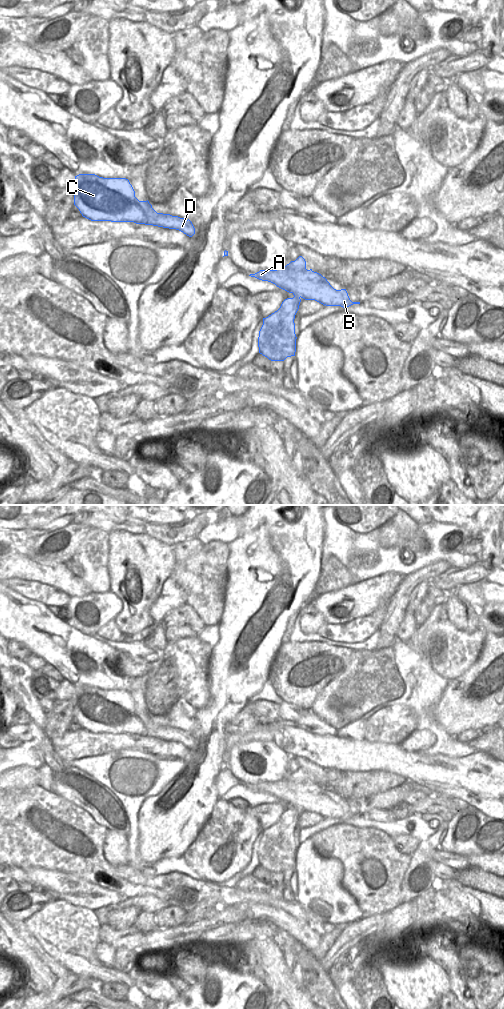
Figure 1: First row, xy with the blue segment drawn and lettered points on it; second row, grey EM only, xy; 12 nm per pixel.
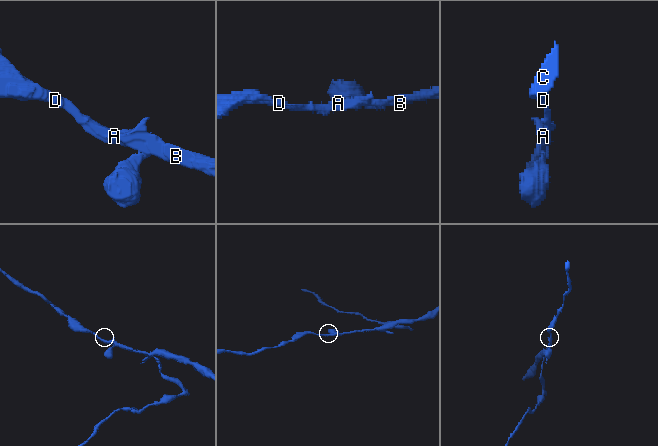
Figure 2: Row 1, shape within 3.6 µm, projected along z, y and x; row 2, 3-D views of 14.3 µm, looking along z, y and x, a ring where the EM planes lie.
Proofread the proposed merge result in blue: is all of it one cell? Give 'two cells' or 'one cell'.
one cell

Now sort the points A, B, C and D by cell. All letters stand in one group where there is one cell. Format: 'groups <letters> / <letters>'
groups A B C D

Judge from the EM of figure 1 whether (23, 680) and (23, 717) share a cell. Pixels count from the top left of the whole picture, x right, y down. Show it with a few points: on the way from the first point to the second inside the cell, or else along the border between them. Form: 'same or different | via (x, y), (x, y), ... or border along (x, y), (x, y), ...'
different | border along (24, 708), (32, 720)

